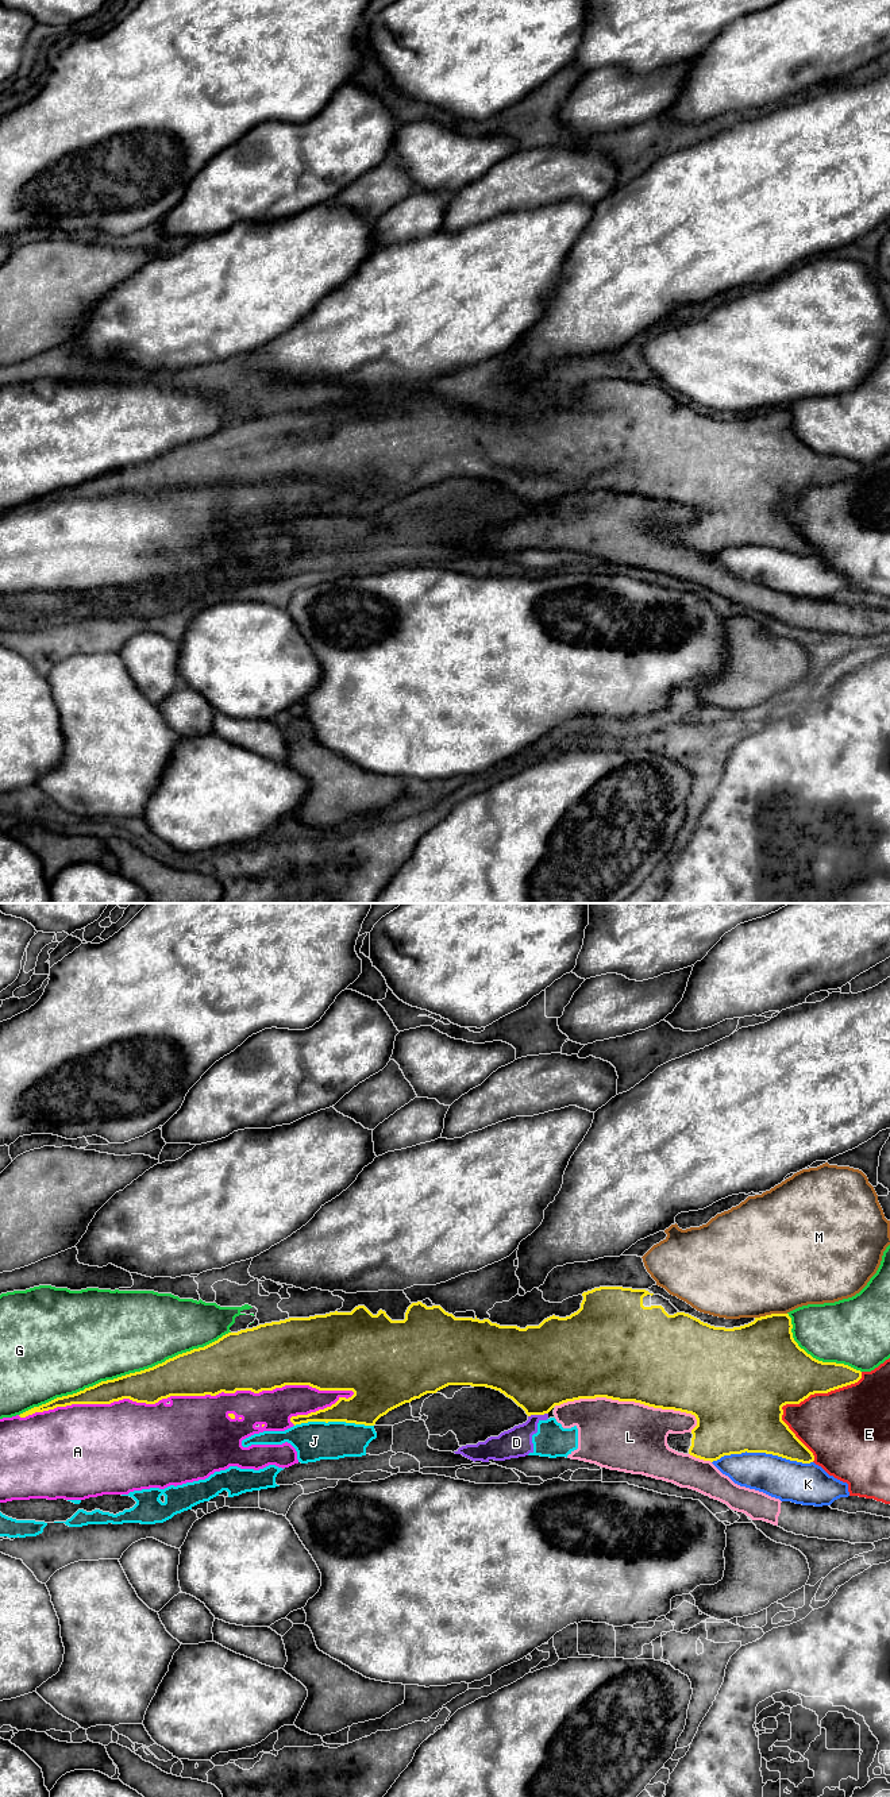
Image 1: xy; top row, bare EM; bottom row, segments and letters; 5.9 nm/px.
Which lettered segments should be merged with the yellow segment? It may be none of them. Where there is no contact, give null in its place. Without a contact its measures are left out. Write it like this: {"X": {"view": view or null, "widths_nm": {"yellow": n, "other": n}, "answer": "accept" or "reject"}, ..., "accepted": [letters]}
{"A": {"view": "xy", "widths_nm": {"yellow": 300, "other": 480}, "answer": "reject"}, "D": {"view": "xy", "widths_nm": {"yellow": 460, "other": 180}, "answer": "reject"}, "E": {"view": "xy", "widths_nm": {"yellow": 440, "other": 400}, "answer": "reject"}, "G": {"view": "xy", "widths_nm": {"yellow": 200, "other": 500}, "answer": "reject"}, "J": {"view": "xy", "widths_nm": {"yellow": 220, "other": 240}, "answer": "reject"}, "K": {"view": "xy", "widths_nm": {"yellow": 440, "other": 240}, "answer": "reject"}, "L": {"view": "xy", "widths_nm": {"yellow": 500, "other": 420}, "answer": "reject"}, "M": {"view": "xy", "widths_nm": {"yellow": 400, "other": 500}, "answer": "reject"}, "accepted": []}

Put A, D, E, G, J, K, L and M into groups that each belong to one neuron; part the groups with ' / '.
A / D J L / E / G / K / M

